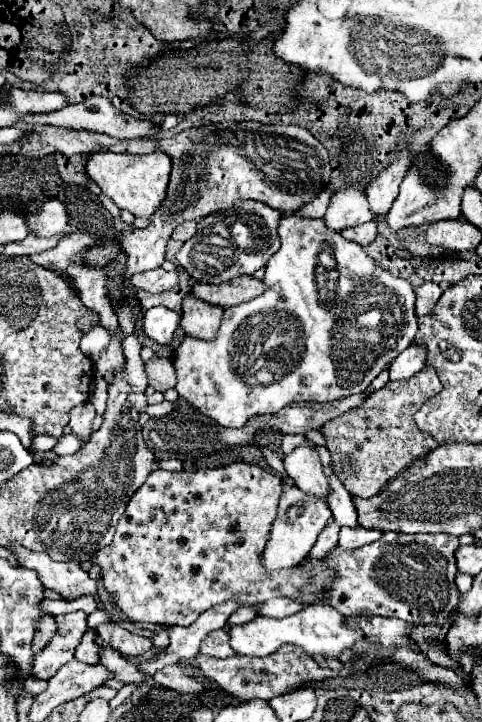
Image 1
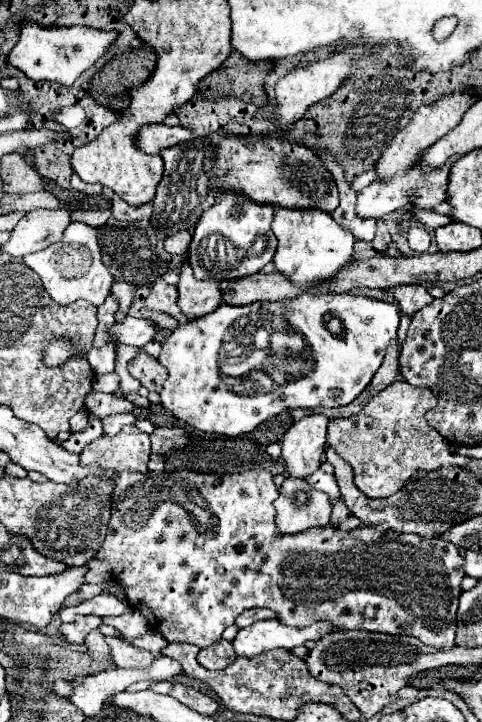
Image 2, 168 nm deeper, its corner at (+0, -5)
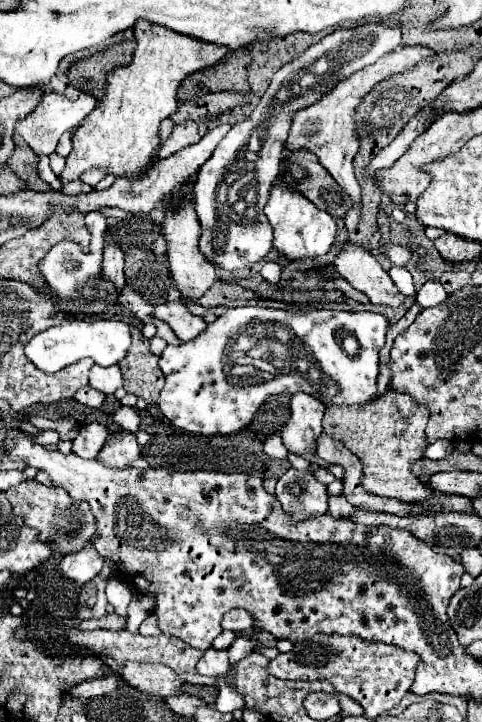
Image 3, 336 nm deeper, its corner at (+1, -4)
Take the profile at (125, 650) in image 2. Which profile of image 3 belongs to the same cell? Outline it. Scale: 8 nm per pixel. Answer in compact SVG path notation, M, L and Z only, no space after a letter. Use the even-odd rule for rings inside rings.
M127 662L123 668L123 678L137 690L153 694L157 698L167 698L171 694L181 694L181 680L171 672L171 668L161 664Z

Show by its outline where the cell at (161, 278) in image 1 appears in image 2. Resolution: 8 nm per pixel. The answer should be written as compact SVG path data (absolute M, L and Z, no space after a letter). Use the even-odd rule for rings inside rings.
M162 279L150 289L150 295L146 299L146 307L152 309L152 311L160 311L160 313L166 313L170 317L174 317L180 325L188 323L188 317L184 317L184 313L180 313L176 301L174 301L174 291L176 287L172 285L166 285Z

